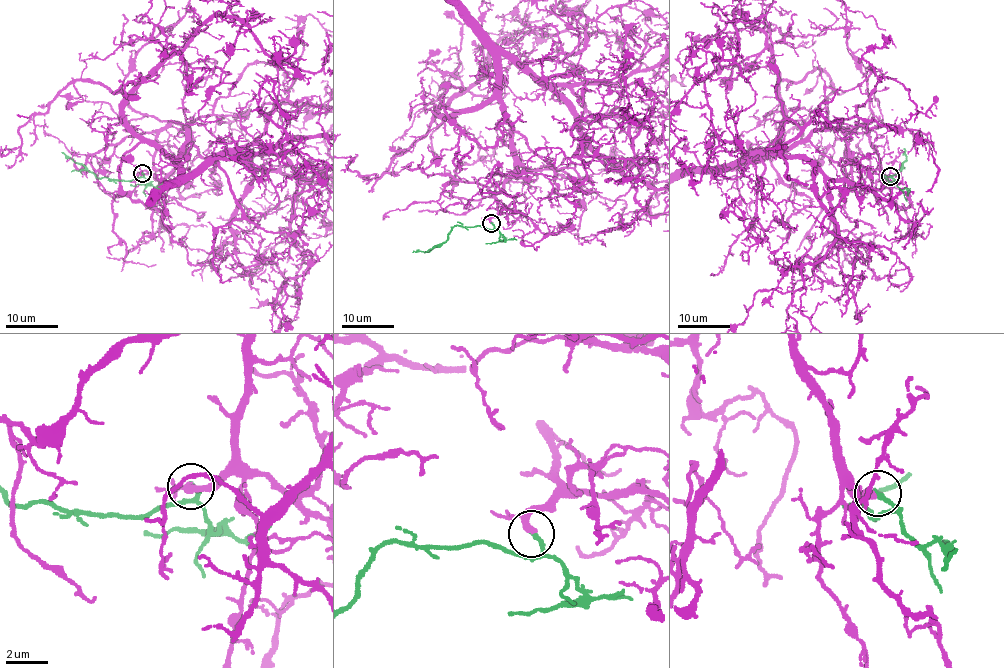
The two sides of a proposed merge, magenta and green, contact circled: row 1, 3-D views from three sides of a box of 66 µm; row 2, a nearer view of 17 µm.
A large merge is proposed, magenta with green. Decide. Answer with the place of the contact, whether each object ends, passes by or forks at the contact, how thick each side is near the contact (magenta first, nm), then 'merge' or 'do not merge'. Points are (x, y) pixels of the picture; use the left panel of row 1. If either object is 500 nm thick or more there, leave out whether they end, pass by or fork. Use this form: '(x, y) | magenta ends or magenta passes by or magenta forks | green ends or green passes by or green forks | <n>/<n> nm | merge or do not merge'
(142, 173) | magenta passes by | green ends | 280/240 nm | merge

